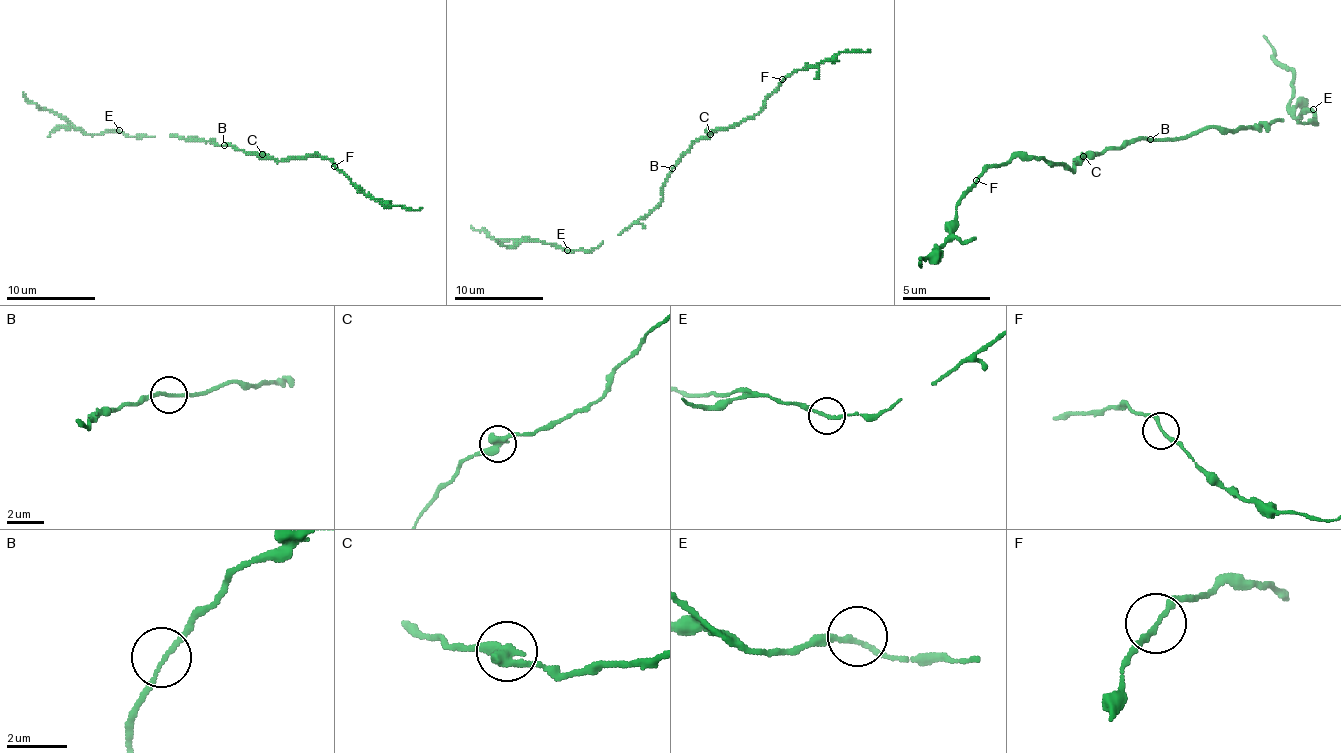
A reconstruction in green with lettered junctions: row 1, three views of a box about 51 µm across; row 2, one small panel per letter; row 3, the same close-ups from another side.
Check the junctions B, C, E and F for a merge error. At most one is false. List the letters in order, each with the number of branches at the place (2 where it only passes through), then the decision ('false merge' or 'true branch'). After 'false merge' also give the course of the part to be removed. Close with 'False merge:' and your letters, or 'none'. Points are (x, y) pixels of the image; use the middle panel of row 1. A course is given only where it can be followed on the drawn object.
B: 2 branches meet; true branch
C: 2 branches meet; true branch
E: 2 branches meet; true branch
F: 2 branches meet; true branch
False merge: none

